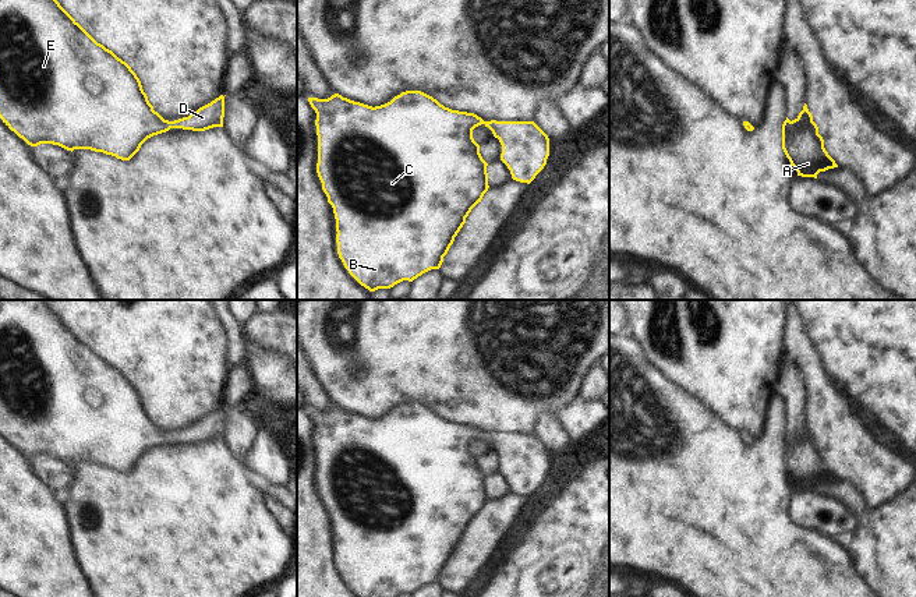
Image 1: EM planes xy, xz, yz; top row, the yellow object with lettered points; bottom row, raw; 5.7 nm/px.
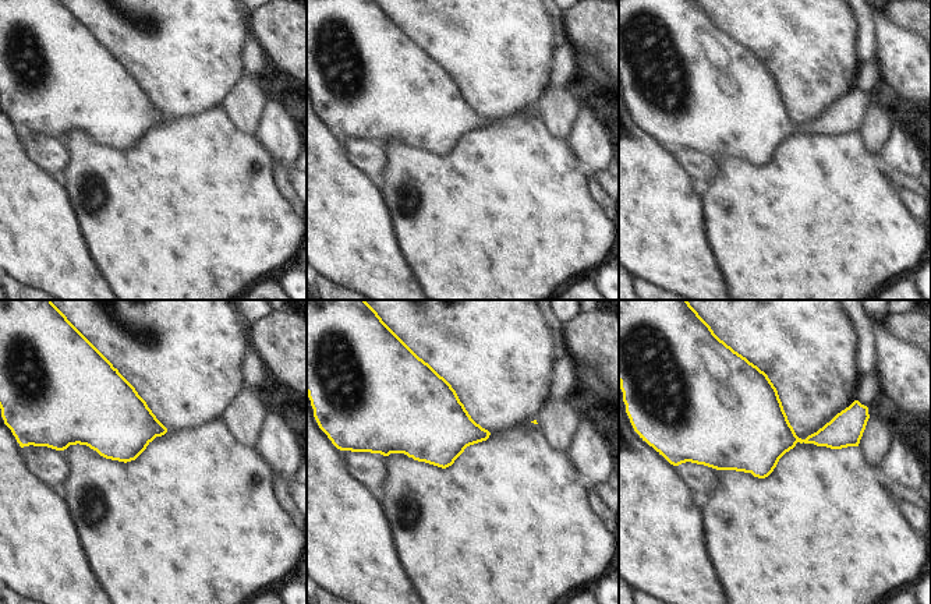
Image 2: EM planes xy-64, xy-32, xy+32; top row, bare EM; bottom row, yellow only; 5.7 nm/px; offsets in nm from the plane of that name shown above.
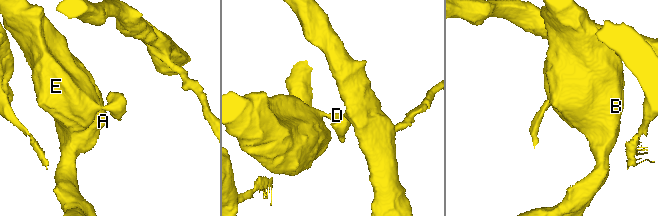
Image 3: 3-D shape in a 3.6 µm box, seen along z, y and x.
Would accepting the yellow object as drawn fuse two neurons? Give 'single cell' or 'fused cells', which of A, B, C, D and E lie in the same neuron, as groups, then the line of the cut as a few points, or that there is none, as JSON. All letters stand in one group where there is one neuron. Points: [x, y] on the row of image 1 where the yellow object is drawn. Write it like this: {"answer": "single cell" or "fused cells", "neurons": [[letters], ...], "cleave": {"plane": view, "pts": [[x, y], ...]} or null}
{"answer": "single cell", "neurons": [["A", "B", "C", "D", "E"]], "cleave": null}

